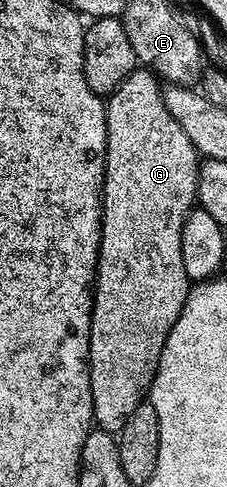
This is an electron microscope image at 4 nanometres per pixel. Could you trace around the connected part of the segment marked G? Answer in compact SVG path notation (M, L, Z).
M145 66L135 67L127 74L120 86L111 92L105 101L106 106L106 173L102 179L102 237L98 247L98 267L94 273L92 285L92 303L90 305L90 385L92 386L92 406L94 407L94 424L105 432L117 434L128 422L128 414L136 410L136 406L144 403L144 397L150 391L150 383L158 372L160 354L164 350L164 342L168 342L168 334L172 334L172 326L176 326L176 318L180 318L180 310L184 310L184 302L188 298L192 281L184 274L184 254L180 254L180 234L186 221L186 216L195 207L198 198L198 166L200 157L192 146L188 134L168 114L168 106L164 102L163 85Z

